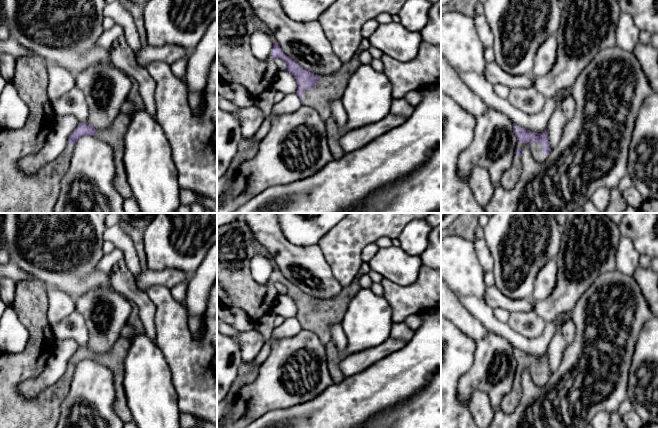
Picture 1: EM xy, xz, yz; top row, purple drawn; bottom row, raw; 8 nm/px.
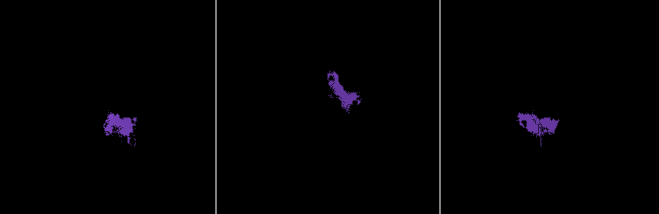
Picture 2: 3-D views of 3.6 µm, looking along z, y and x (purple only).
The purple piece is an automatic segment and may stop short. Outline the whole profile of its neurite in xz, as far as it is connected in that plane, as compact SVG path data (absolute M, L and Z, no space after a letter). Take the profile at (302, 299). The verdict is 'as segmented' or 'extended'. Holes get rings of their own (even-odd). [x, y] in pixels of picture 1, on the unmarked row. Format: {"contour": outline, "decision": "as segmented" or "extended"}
{"contour": "M243 218L217 228L217 303L229 309L241 308L255 322L271 312L273 301L279 295L275 283L281 282L286 287L285 295L289 295L296 303L298 309L296 319L300 322L301 327L314 332L325 345L332 341L331 326L341 324L351 300L361 290L358 280L354 279L333 298L318 299L303 292L287 280L279 268L274 265L270 281L262 285L253 279L250 268L251 259L259 254L268 255L268 252L253 235Z", "decision": "extended"}

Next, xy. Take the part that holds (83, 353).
{"contour": "M34 279L16 282L15 298L11 307L17 314L22 325L29 333L26 348L17 354L0 353L0 428L56 428L61 413L61 404L70 391L70 386L76 366L83 360L96 360L109 368L113 374L115 401L113 409L116 415L125 423L133 421L127 406L127 398L123 387L124 361L131 347L131 339L121 337L114 347L104 354L96 354L87 346L81 346L70 358L67 371L54 385L42 390L35 398L26 399L17 393L17 388L25 381L39 377L44 371L55 343L55 336L47 319L49 286L43 281Z", "decision": "extended"}

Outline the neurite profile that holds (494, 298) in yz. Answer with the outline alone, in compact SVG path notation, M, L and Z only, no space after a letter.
M494 285L485 288L485 303L493 310L501 308L514 312L532 312L534 298L511 299L502 294Z

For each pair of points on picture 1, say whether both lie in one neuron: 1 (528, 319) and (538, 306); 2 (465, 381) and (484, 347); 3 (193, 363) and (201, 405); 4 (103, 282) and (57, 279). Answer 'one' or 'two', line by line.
1: two
2: one
3: one
4: one

